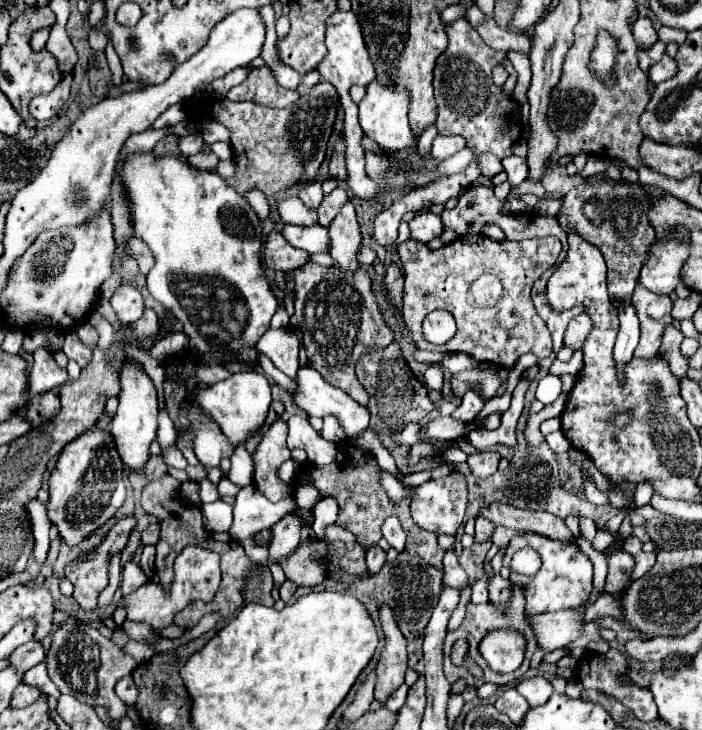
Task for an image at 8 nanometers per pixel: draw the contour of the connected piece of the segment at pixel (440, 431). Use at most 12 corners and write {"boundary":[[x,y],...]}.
{"boundary":[[454,416],[424,424],[424,436],[462,438],[470,422]]}

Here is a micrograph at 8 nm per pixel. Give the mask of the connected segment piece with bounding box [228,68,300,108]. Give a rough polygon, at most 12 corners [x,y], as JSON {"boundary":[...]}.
{"boundary":[[254,68],[228,98],[286,108],[300,92],[280,88],[268,68]]}

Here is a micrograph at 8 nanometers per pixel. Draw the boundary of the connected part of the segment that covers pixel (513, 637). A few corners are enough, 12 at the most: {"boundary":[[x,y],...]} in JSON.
{"boundary":[[496,630],[480,642],[480,654],[496,672],[514,672],[526,638]]}

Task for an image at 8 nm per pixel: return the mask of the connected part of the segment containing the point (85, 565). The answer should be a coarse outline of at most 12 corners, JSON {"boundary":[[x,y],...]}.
{"boundary":[[134,516],[120,518],[94,554],[66,566],[74,600],[96,608],[108,562],[124,548]]}

